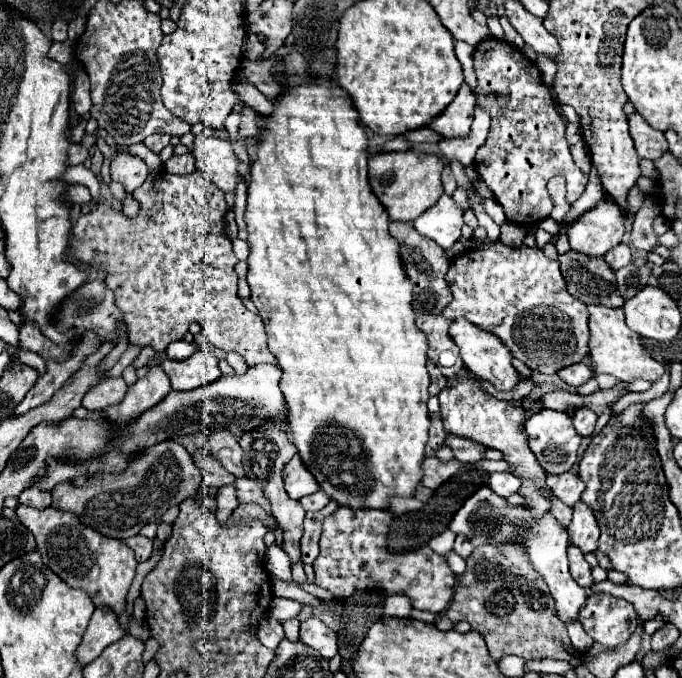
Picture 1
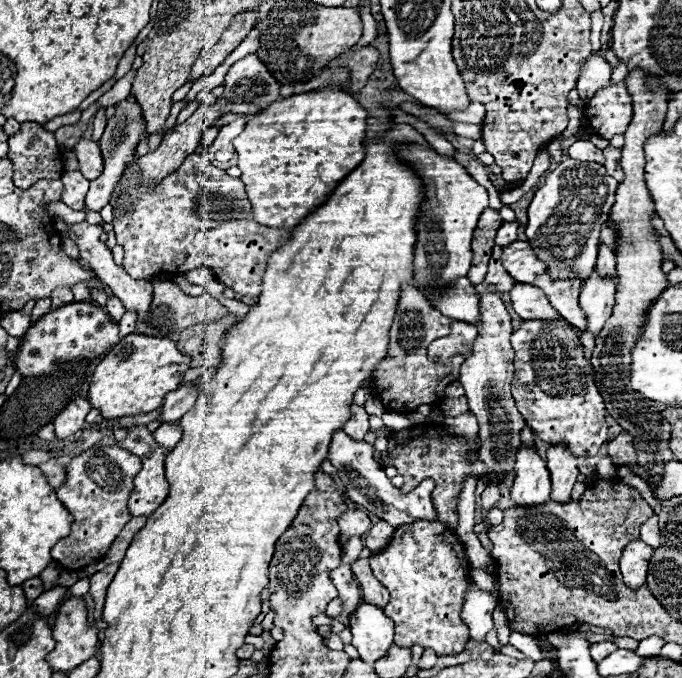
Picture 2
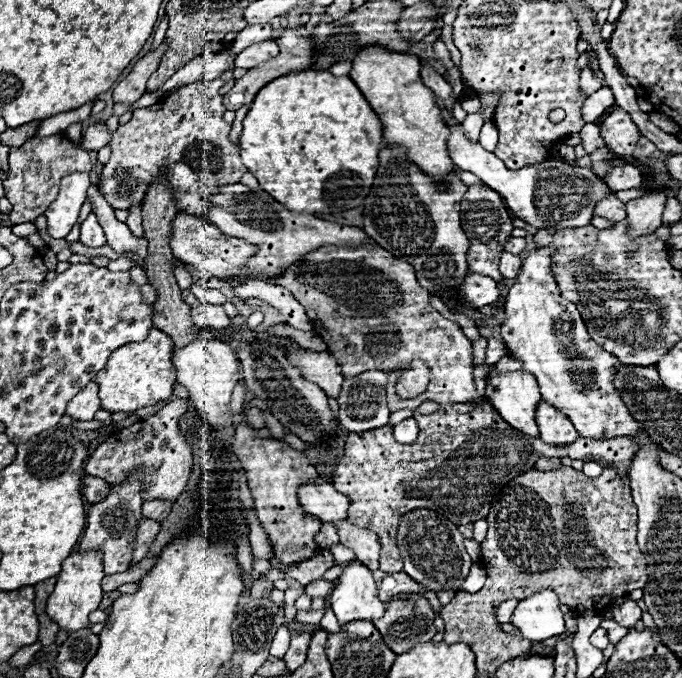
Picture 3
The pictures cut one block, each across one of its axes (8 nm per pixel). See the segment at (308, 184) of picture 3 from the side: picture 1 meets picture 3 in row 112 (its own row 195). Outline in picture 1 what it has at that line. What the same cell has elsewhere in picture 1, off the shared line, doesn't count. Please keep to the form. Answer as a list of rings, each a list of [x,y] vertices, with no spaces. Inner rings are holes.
[[[312,76],[310,82],[302,82],[302,86],[290,86],[290,90],[282,92],[282,98],[274,98],[274,110],[266,116],[262,126],[262,136],[258,140],[256,158],[250,166],[250,182],[248,182],[248,204],[246,204],[246,226],[248,226],[248,284],[252,290],[252,302],[262,316],[266,334],[268,334],[268,348],[276,356],[282,368],[280,390],[286,396],[288,404],[288,424],[294,438],[294,446],[302,456],[308,470],[318,480],[320,488],[338,504],[354,508],[354,510],[368,510],[388,508],[388,498],[402,496],[410,498],[414,488],[420,484],[422,478],[422,460],[428,440],[428,384],[430,376],[426,370],[426,352],[428,340],[422,330],[414,324],[414,310],[412,310],[412,286],[406,278],[402,260],[400,260],[400,246],[394,236],[388,232],[390,218],[384,206],[378,202],[376,194],[368,184],[368,142],[366,132],[360,126],[360,116],[352,104],[348,92],[336,86],[332,80],[322,80]]]

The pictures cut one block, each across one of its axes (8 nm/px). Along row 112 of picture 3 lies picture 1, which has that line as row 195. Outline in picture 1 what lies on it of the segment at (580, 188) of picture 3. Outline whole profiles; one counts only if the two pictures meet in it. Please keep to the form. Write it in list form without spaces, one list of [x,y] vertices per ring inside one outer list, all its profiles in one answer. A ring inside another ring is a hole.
[[[442,194],[432,208],[414,220],[414,228],[448,250],[460,238],[460,230],[464,226],[462,214],[464,210],[454,202],[454,198]]]

